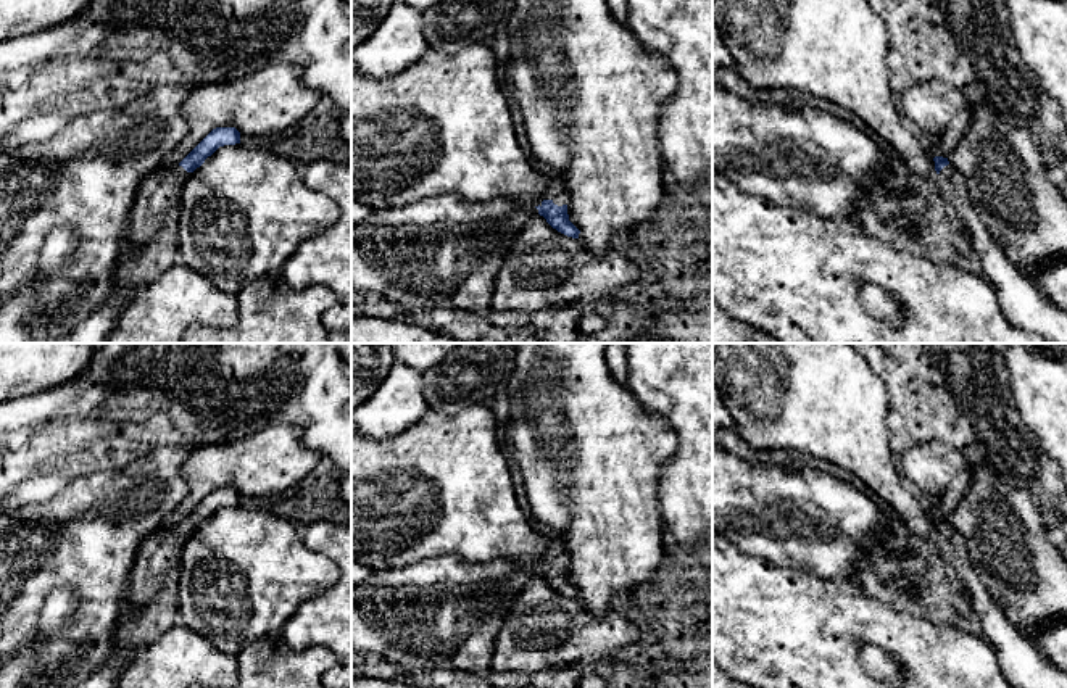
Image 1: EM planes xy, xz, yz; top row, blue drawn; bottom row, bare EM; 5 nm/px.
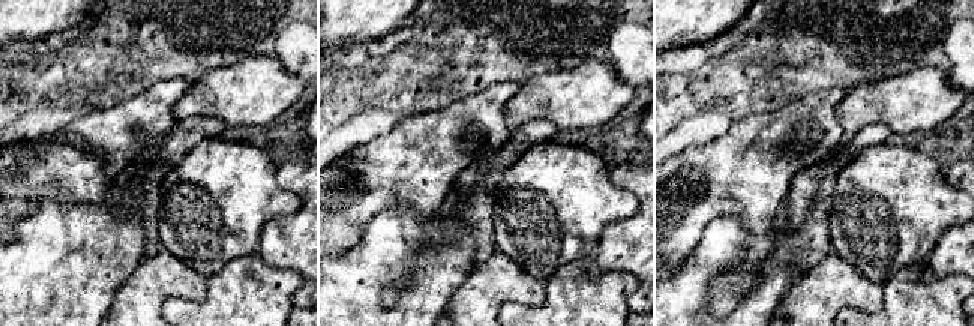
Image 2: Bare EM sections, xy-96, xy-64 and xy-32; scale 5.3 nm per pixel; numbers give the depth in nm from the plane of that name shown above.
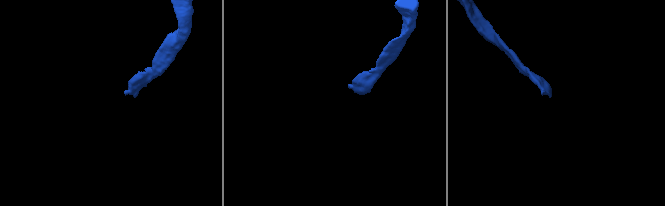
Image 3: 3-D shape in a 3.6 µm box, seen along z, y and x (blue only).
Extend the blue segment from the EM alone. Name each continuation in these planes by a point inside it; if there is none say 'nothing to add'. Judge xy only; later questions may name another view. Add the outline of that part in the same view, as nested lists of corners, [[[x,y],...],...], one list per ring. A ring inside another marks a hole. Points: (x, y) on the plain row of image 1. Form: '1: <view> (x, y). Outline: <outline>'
1: xy (158, 553). Outline: [[[177,525],[158,528],[140,543],[124,601],[129,607],[139,611],[153,603],[164,586],[168,572],[179,567],[181,549],[189,537],[190,533]]]

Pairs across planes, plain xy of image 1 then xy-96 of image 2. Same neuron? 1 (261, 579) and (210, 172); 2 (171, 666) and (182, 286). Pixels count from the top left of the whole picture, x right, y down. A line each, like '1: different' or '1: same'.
1: same
2: same

